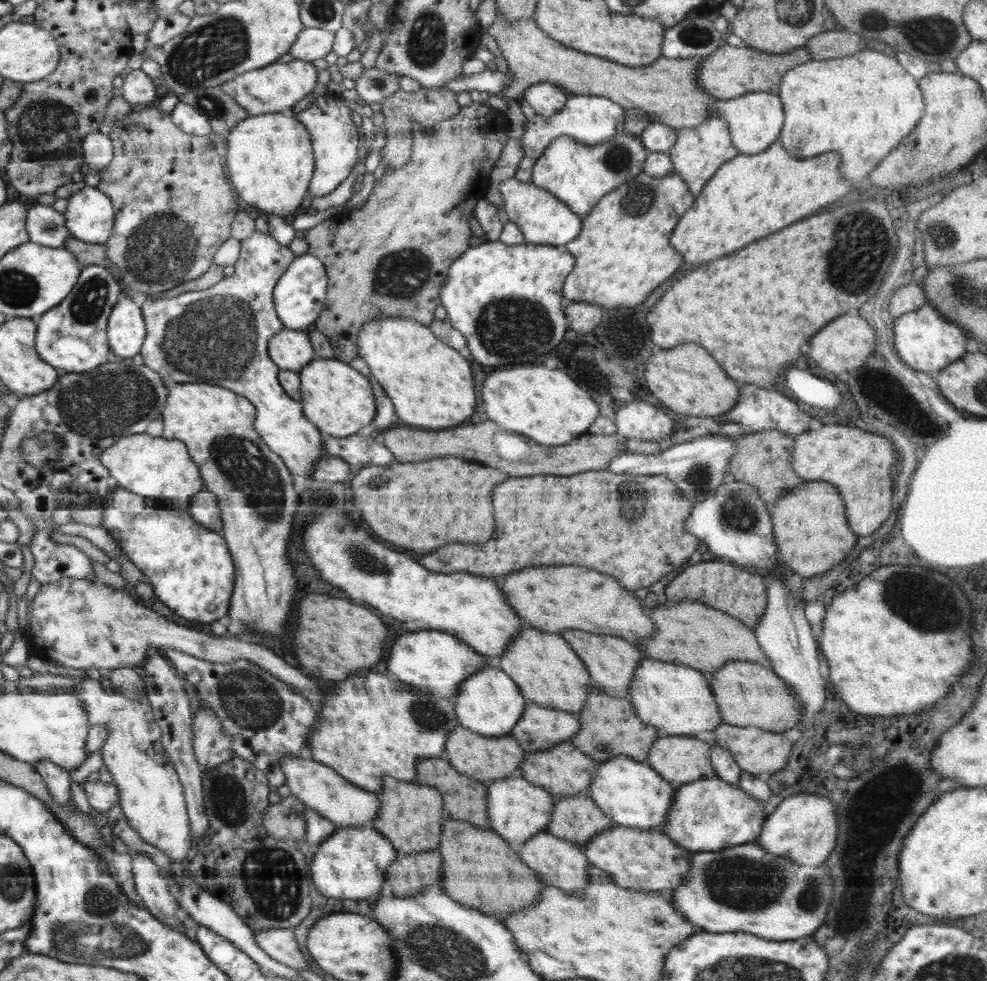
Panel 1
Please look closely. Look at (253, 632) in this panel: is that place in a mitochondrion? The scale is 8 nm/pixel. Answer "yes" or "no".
no

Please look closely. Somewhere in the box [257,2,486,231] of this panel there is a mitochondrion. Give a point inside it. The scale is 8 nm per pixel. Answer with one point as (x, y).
(427, 43)

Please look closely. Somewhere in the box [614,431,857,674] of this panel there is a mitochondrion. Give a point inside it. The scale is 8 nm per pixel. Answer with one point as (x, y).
(738, 512)

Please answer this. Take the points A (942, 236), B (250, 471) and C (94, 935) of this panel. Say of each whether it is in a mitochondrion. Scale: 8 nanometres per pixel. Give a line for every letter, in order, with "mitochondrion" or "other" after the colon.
A: mitochondrion
B: mitochondrion
C: mitochondrion

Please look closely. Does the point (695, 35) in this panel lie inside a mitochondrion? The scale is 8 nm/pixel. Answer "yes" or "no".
yes

